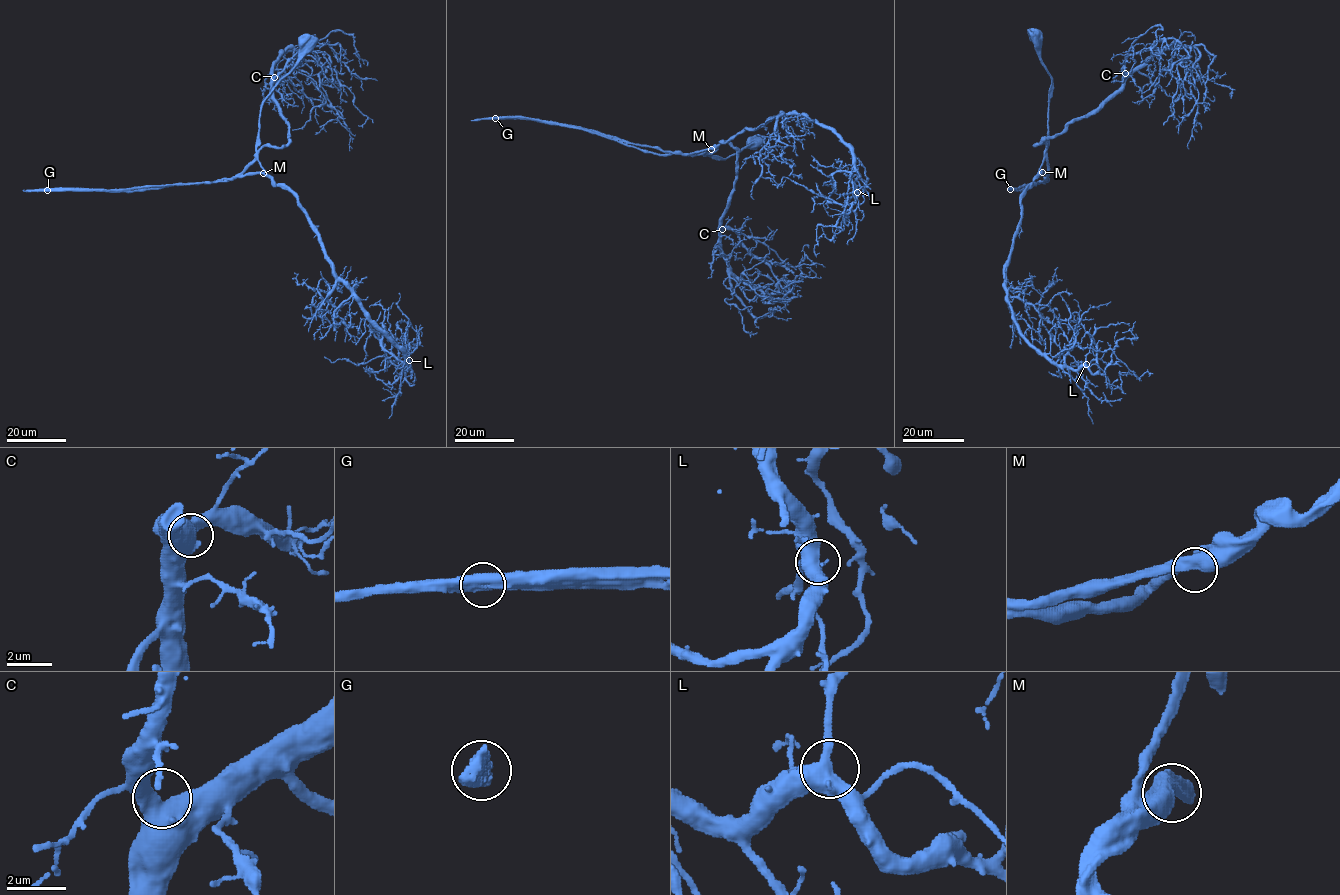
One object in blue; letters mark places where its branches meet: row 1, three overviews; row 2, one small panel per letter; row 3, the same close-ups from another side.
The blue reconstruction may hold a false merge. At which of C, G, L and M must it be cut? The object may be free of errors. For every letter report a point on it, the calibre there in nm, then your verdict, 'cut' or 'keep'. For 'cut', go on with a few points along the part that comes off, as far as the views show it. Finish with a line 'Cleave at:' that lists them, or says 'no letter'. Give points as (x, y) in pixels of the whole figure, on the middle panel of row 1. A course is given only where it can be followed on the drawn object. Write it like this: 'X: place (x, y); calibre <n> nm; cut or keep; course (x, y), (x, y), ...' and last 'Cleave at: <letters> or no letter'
C: place (722, 229); calibre 600 nm; keep
G: place (495, 118); calibre 650 nm; cut; course (496, 118), (661, 154), (727, 142), (737, 177), (720, 254), (769, 299), (771, 279), (740, 280)
L: place (857, 192); calibre 480 nm; keep
M: place (711, 149); calibre 550 nm; keep
Cleave at: G

